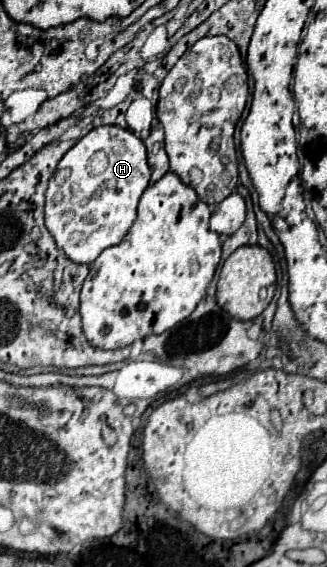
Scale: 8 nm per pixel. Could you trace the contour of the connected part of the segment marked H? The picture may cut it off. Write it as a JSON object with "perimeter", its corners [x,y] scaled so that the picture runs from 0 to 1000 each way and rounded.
{"perimeter":[[[361,220],[294,224],[190,277],[165,309],[153,312],[141,337],[141,404],[214,460],[281,467],[318,439],[349,436],[379,422],[416,386],[416,365],[453,323],[459,295],[446,284],[440,252],[398,228],[373,228]]]}

